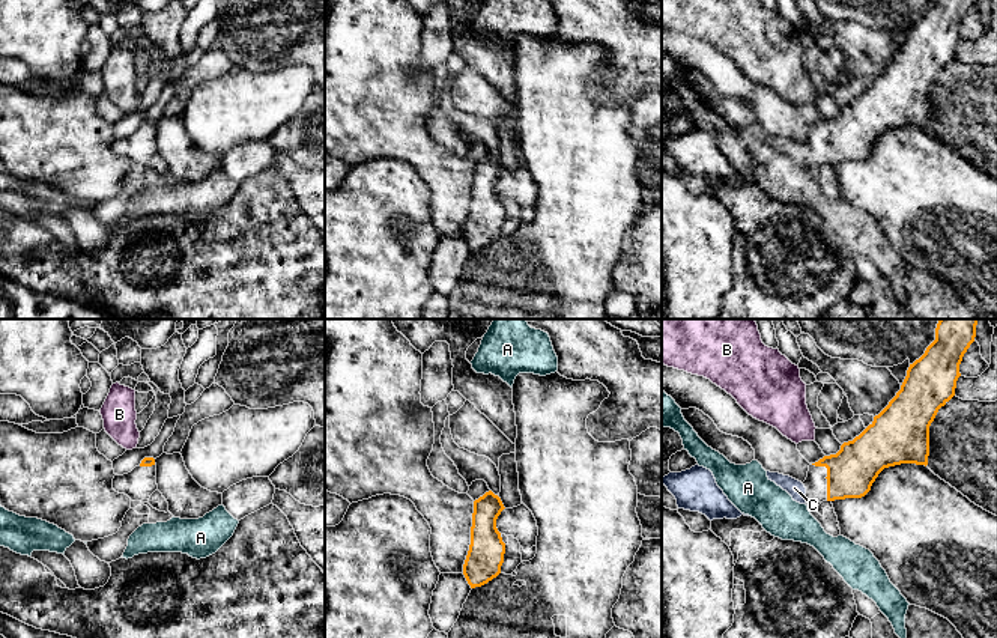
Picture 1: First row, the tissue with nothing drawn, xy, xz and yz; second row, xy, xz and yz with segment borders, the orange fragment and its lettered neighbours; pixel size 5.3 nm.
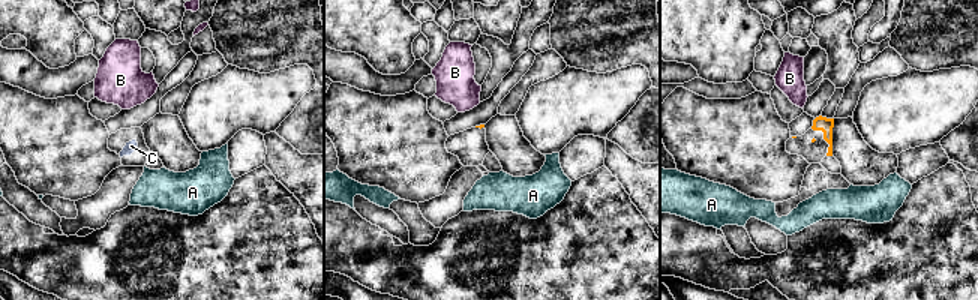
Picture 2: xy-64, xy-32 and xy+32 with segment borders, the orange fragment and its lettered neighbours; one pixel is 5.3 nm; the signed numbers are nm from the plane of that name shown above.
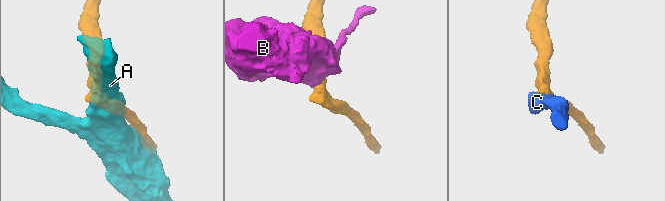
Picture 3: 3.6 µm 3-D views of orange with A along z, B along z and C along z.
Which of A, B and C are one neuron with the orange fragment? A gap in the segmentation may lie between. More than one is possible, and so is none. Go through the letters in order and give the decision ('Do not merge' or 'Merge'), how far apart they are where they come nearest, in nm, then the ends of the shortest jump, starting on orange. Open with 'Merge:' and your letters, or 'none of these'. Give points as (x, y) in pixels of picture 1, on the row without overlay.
Merge: C
A: Do not merge. Distance 120 nm. Across: yz (827, 163), (809, 175)
B: Do not merge. Distance 80 nm. Across: xy (145, 121), (134, 110)
C: Merge. Distance 110 nm. Across: yz (827, 163), (806, 167)

